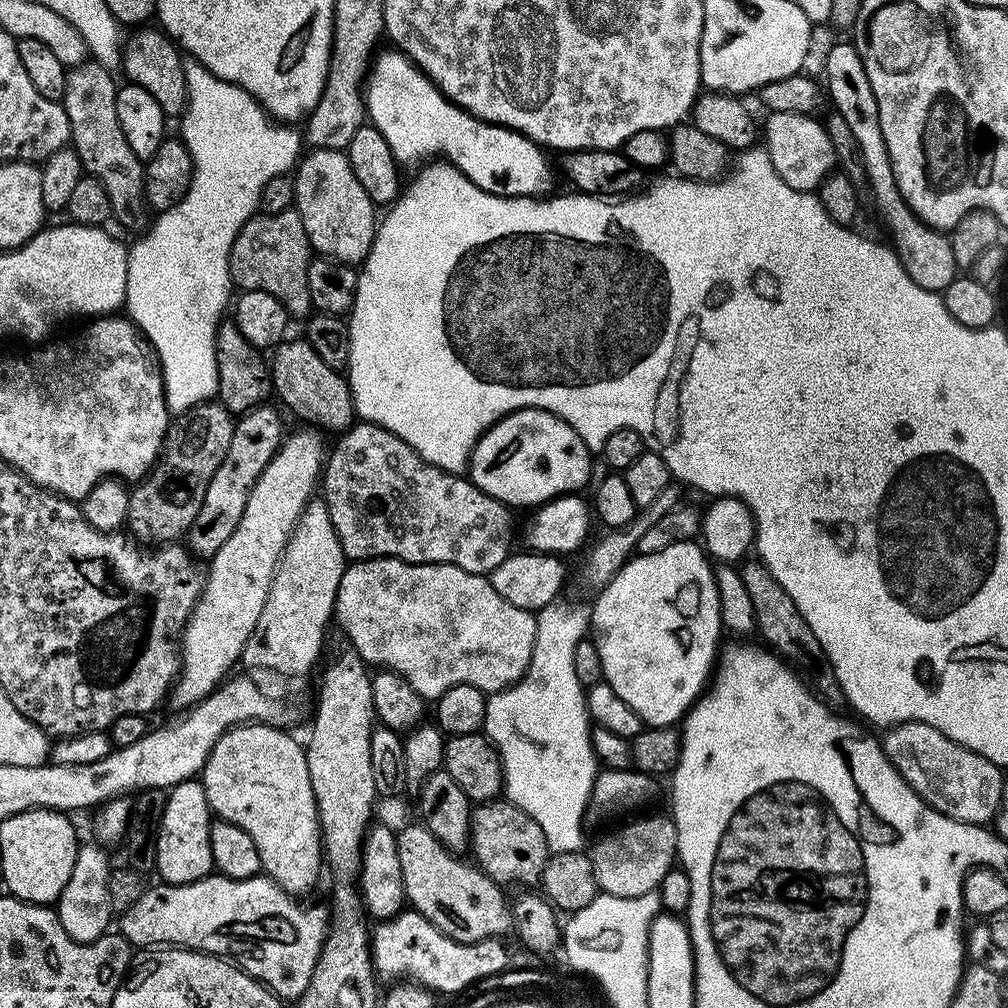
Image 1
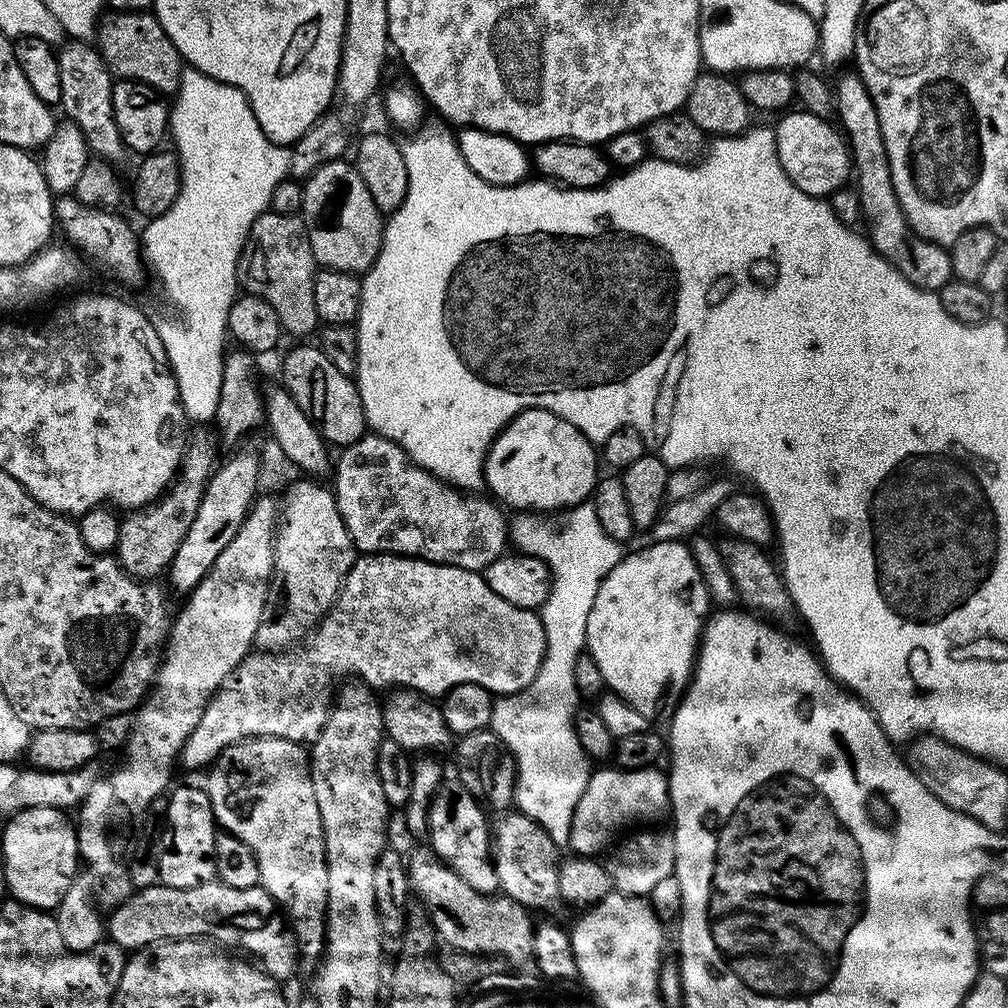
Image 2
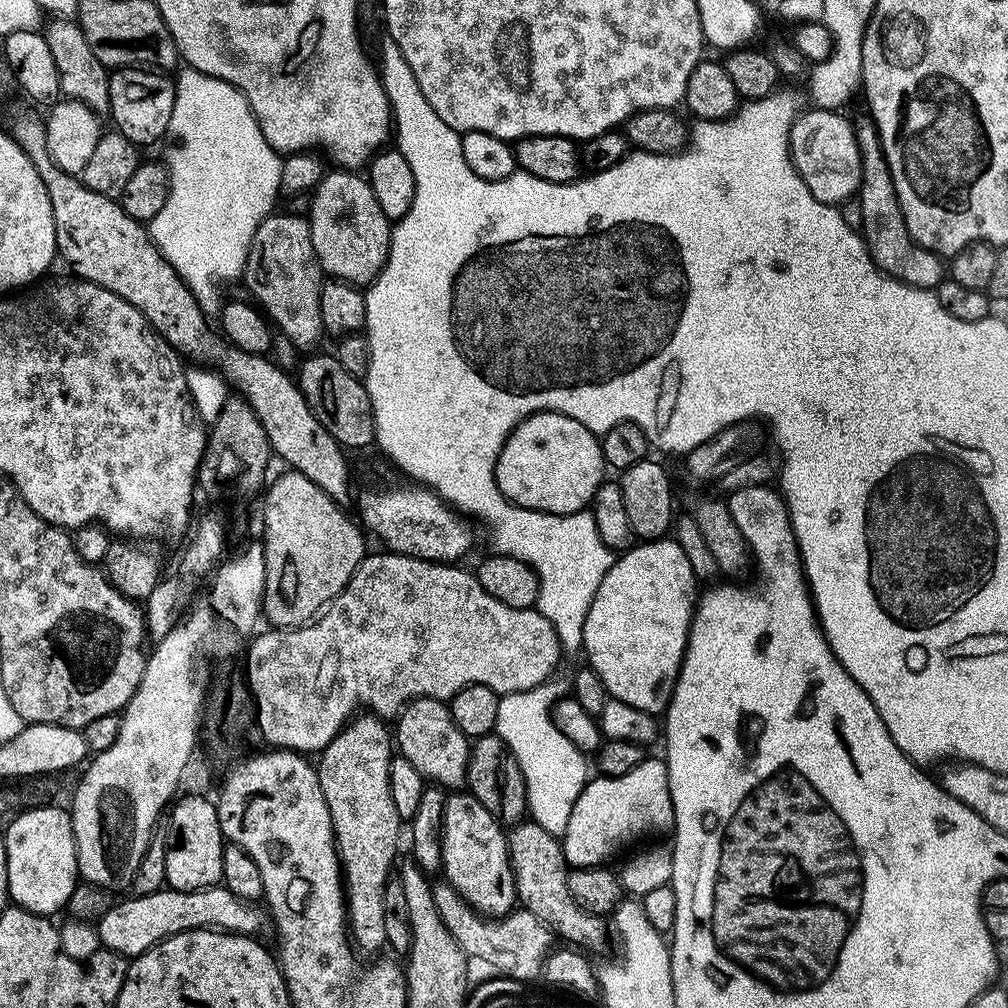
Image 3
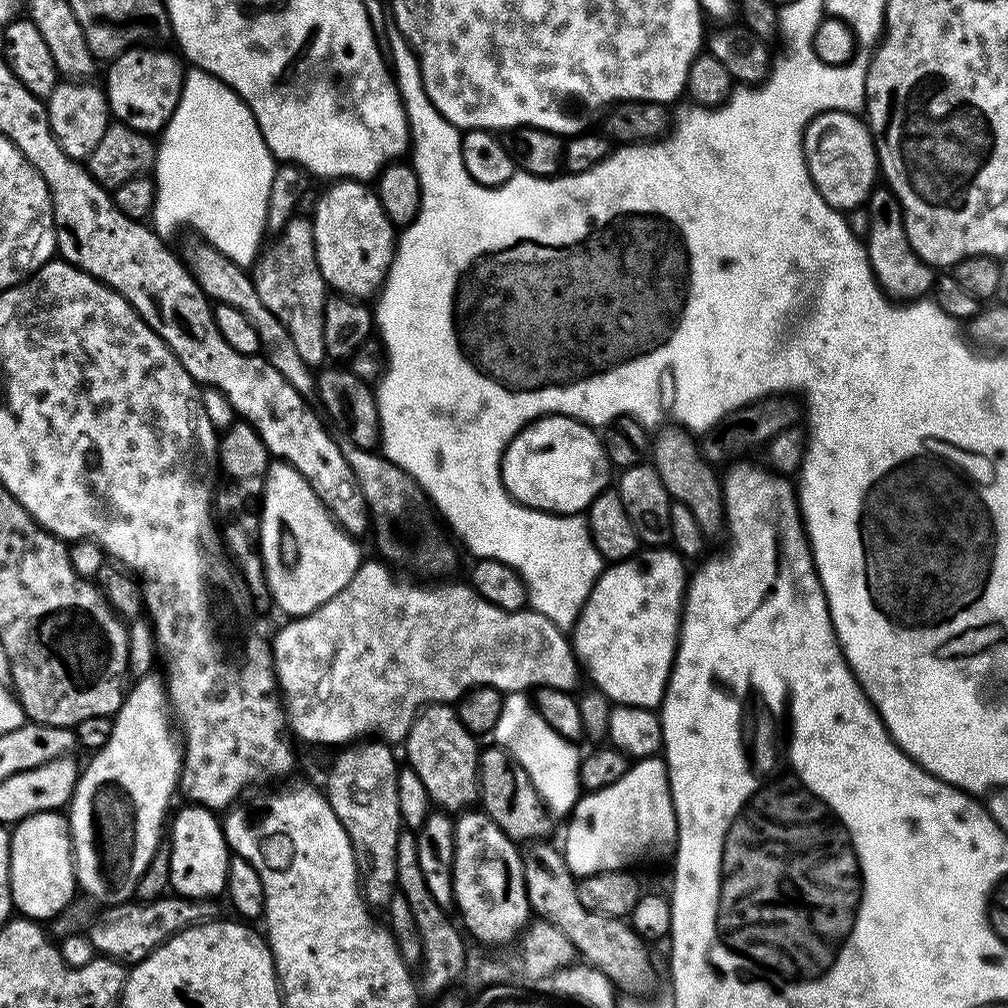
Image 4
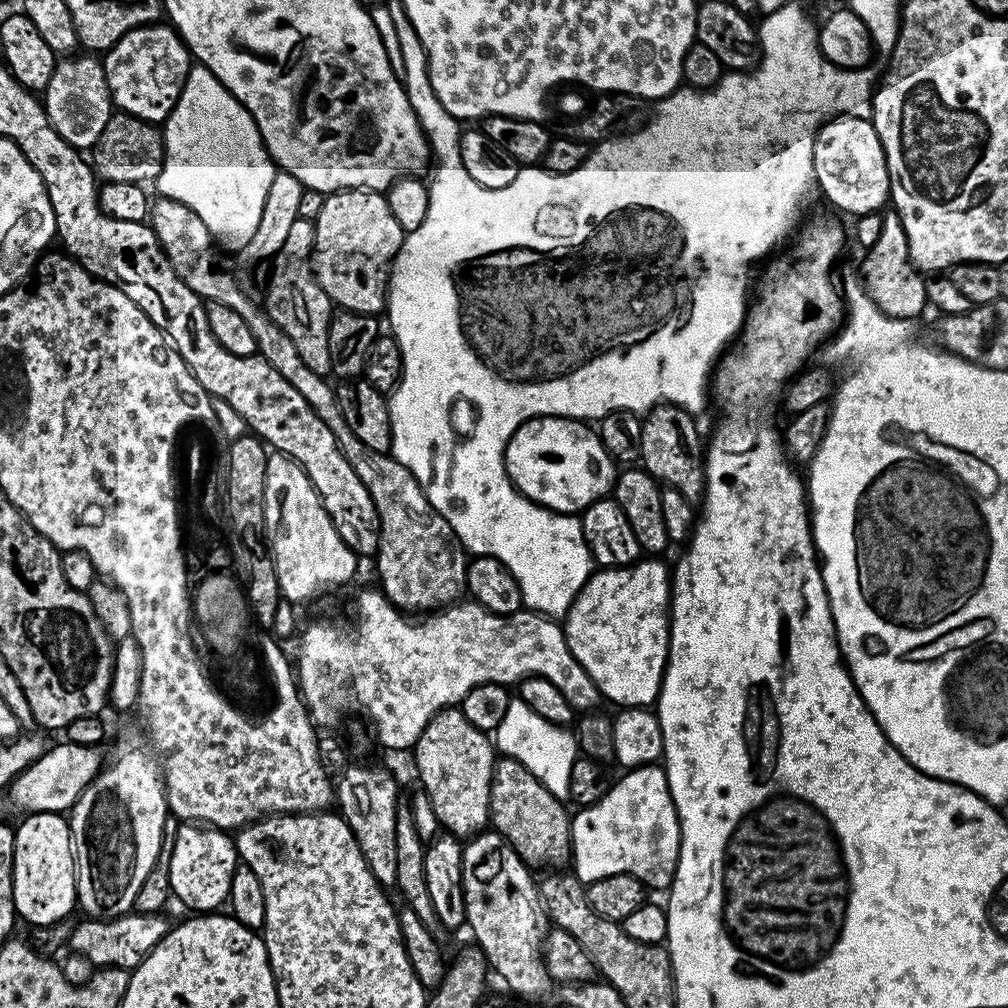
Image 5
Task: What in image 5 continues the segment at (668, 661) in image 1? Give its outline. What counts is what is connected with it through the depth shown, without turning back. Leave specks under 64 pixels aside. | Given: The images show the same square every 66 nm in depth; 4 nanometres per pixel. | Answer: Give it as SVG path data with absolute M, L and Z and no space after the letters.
M641 558L627 566L608 566L603 570L593 571L588 577L584 588L576 595L576 600L568 610L568 615L562 624L564 637L568 639L570 650L576 661L586 670L586 674L596 683L601 697L606 701L613 700L616 706L652 706L657 703L660 695L660 683L664 680L664 668L668 665L668 630L670 627L670 568L660 561L660 558Z

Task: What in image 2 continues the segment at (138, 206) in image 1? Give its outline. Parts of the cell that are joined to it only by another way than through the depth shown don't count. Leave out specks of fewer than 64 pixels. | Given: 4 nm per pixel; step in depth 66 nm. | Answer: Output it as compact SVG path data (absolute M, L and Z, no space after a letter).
M84 42L65 43L58 52L58 75L62 78L59 107L64 108L65 114L68 115L65 117L76 124L78 130L82 130L89 153L109 162L117 162L116 160L126 156L124 139L118 130L118 122L114 122L112 69L100 57L97 49Z

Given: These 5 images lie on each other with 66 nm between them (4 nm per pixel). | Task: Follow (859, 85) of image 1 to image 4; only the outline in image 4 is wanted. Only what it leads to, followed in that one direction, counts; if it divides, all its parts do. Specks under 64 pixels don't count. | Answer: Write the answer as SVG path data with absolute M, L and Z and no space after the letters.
M877 186L868 195L866 207L870 214L870 230L866 237L866 247L868 261L872 273L876 275L876 281L889 297L900 302L927 297L934 288L934 269L912 249L906 238L904 211L900 208L900 199L892 193L891 188Z

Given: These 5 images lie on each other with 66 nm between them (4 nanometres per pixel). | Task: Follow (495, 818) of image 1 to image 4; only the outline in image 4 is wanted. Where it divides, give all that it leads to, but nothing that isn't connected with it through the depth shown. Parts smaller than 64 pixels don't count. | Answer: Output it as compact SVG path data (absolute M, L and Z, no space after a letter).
M529 843L522 852L526 894L531 911L539 919L558 926L558 930L562 930L562 934L574 942L577 953L589 965L601 971L617 989L622 988L628 994L642 994L638 992L646 991L656 980L652 956L648 953L645 939L627 919L610 918L606 914L594 914L586 910L582 906L582 898L578 898L577 877L573 876L570 866L566 866L563 851L557 845L555 848L548 843Z

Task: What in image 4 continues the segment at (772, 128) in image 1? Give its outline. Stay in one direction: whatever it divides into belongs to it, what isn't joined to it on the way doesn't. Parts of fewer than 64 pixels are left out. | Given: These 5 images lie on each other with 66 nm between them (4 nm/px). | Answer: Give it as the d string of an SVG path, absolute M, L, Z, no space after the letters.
M823 112L814 117L804 131L804 157L812 186L820 191L820 196L826 198L831 208L851 210L861 207L873 188L877 187L876 141L859 115Z

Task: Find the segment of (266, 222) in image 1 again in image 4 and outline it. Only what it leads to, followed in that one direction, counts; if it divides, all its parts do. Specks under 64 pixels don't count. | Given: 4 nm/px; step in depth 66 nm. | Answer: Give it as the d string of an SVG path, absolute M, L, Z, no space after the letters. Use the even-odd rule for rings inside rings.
M292 218L287 225L267 241L250 269L254 290L262 300L262 306L274 314L289 331L290 339L298 350L302 362L309 366L323 365L328 356L324 333L324 306L326 285L318 266L314 230L311 219ZM269 243L269 244L268 244ZM268 248L268 249L267 249Z

